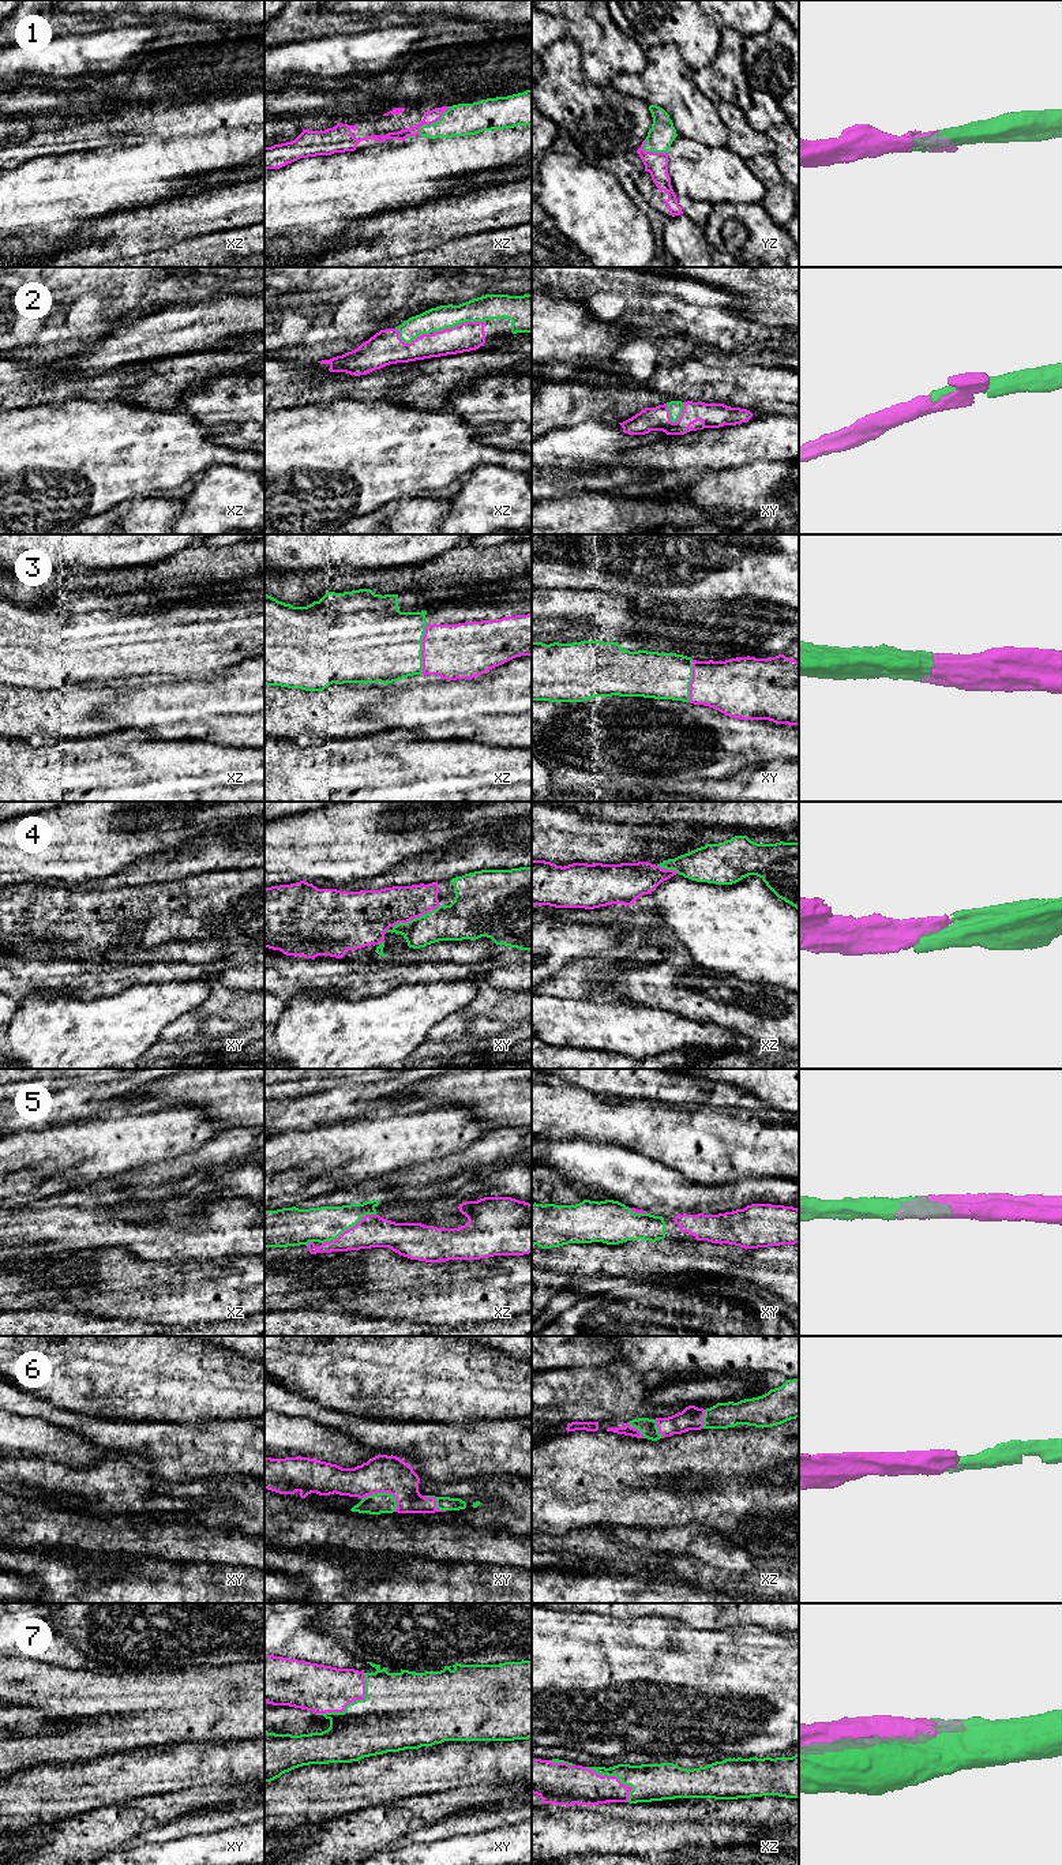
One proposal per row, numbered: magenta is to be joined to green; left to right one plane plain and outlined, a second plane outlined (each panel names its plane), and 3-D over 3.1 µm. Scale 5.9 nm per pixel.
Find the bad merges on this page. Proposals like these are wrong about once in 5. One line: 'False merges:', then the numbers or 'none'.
False merges: none

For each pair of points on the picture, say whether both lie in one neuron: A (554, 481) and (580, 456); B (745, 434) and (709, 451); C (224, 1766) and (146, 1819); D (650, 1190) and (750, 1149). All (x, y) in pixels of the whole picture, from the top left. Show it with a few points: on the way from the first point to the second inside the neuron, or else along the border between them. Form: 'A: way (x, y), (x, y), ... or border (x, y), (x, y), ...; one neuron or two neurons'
A: border (545, 466), (566, 469), (596, 468); two neurons
B: way (736, 442), (732, 446), (717, 447); one neuron
C: border (225, 1782), (194, 1785), (162, 1794); two neurons
D: border (656, 1159), (675, 1169), (693, 1182), (715, 1185); two neurons

